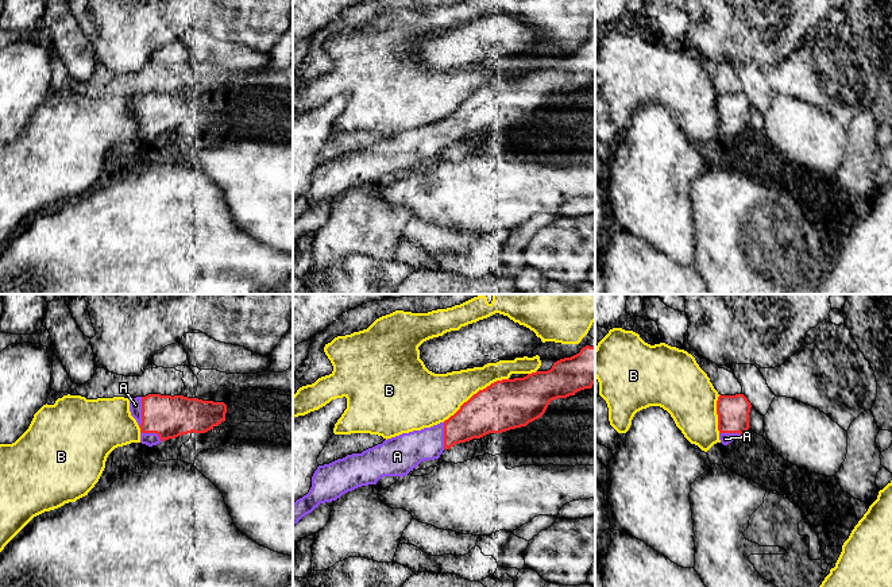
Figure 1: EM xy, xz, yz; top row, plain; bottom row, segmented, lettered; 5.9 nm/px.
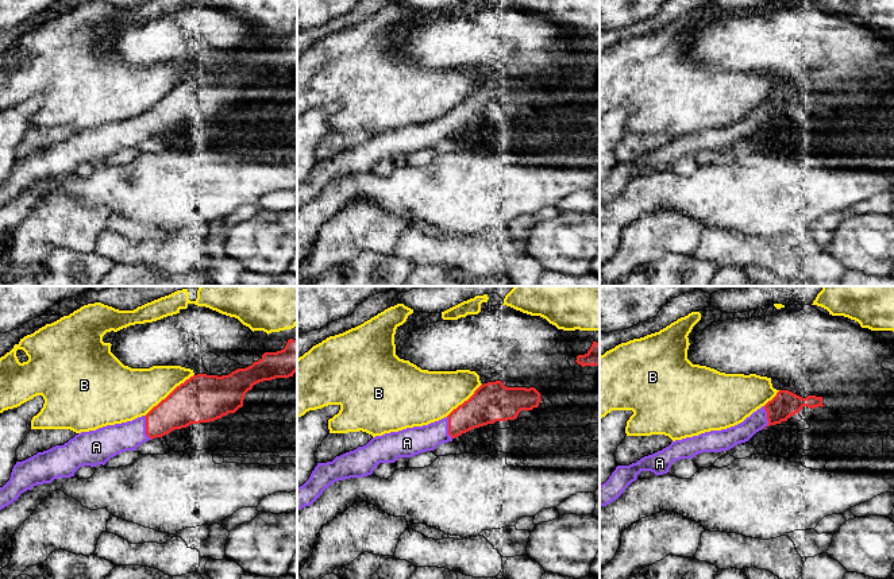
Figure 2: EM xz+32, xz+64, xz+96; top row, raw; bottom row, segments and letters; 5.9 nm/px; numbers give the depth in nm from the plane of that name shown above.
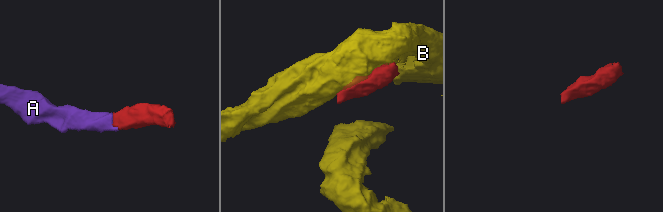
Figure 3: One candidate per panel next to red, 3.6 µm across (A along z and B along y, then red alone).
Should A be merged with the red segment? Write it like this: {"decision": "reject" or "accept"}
{"decision": "accept"}

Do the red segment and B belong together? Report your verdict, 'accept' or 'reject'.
reject

